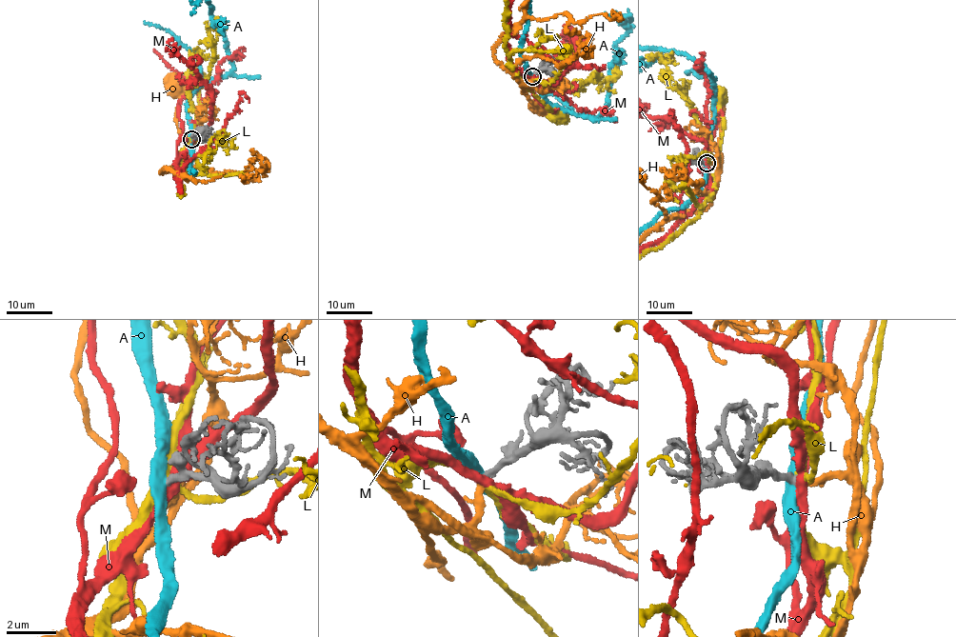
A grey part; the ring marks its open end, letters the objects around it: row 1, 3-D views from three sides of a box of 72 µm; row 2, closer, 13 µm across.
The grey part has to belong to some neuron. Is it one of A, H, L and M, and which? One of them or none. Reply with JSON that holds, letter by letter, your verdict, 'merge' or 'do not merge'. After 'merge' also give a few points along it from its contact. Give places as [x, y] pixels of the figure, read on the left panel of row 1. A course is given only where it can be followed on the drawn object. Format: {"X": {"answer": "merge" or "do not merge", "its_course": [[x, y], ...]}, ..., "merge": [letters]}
{"A": {"answer": "do not merge"}, "H": {"answer": "merge"}, "L": {"answer": "do not merge"}, "M": {"answer": "do not merge"}, "merge": ["H"]}

